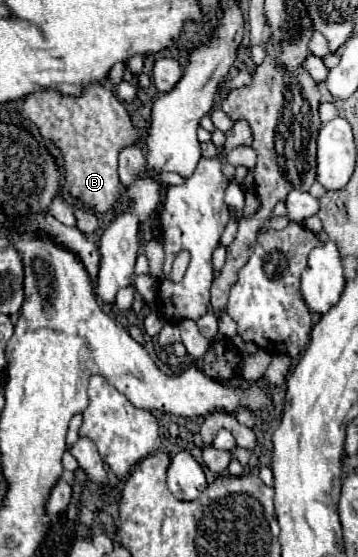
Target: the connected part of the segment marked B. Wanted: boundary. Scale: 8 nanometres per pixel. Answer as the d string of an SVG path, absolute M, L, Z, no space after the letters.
M90 84L78 98L60 96L56 90L34 92L26 96L22 114L38 126L44 140L54 142L60 150L68 192L96 214L110 212L118 204L122 190L116 172L118 154L122 148L138 144L144 136L144 130L132 124L126 106L118 102L112 90L102 84Z

